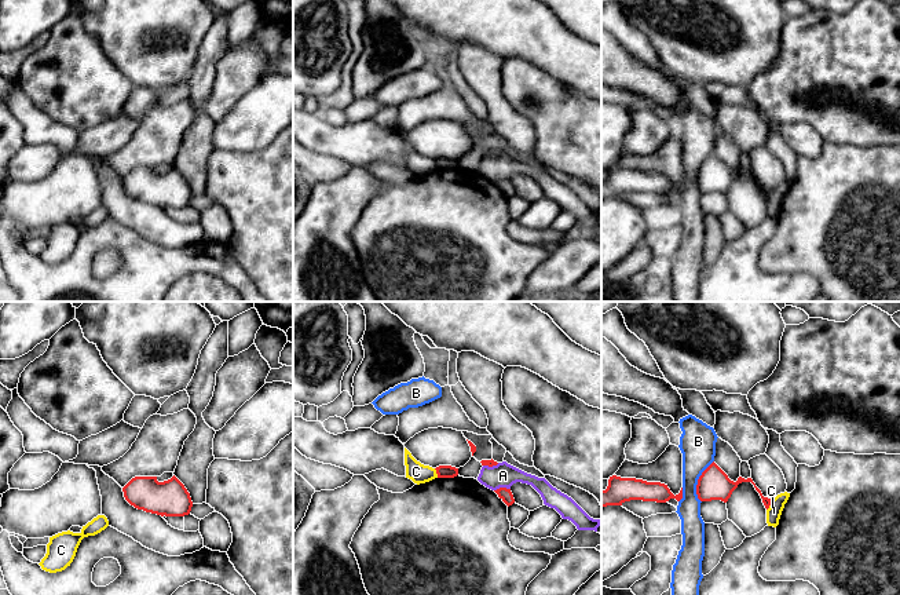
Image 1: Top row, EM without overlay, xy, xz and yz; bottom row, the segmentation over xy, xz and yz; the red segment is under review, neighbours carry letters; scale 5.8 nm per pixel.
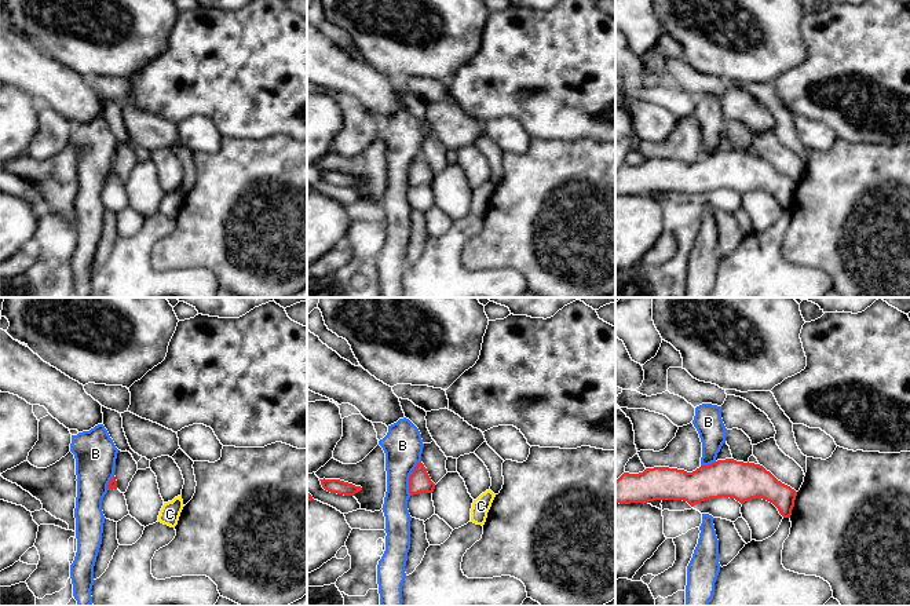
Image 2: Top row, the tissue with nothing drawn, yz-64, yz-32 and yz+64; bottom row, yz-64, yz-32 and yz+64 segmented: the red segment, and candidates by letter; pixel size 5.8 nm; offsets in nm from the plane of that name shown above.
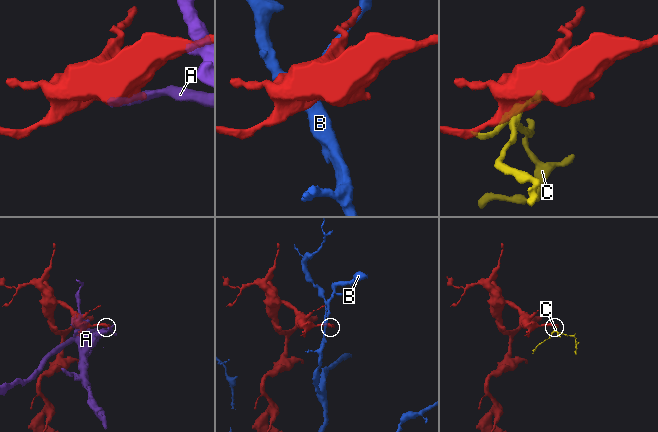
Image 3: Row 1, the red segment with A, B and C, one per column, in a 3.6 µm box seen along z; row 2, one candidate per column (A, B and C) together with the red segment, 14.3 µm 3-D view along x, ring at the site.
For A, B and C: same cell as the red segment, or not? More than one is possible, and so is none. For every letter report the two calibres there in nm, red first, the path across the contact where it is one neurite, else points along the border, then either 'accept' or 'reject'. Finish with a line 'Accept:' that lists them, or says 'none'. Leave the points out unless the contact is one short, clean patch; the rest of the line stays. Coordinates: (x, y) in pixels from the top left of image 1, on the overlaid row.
A: 70 nm thick on the red side, 140 nm on the other; reject
B: 180 nm thick on the red side, 200 nm on the other; reject
C: 60 nm thick on the red side, 90 nm on the other; border along yz (772, 499), (767, 510); reject
Accept: none

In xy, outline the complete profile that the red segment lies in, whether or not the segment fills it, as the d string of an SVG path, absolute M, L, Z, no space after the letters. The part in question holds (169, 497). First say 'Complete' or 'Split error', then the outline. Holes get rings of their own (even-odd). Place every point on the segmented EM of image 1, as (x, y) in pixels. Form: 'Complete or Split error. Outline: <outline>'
Complete. Outline: M175 475L164 482L157 477L135 477L122 492L135 508L161 516L184 516L193 507L190 493Z

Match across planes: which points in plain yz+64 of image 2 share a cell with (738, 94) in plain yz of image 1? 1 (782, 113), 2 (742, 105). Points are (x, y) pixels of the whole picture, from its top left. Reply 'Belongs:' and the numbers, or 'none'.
Belongs: 1

